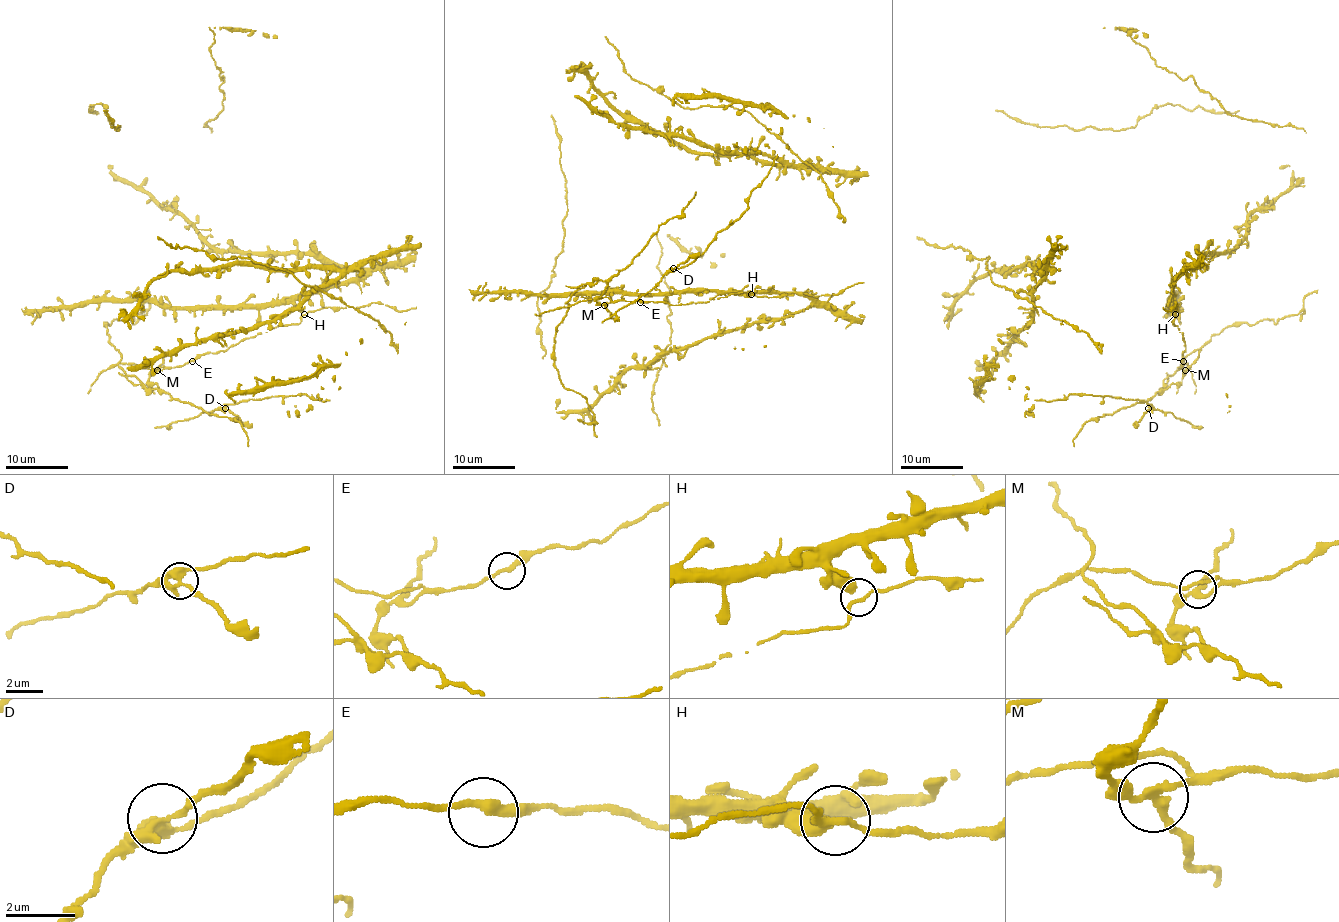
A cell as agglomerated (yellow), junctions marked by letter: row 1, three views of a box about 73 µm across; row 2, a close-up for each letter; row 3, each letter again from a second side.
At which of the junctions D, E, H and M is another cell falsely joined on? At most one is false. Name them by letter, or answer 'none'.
M

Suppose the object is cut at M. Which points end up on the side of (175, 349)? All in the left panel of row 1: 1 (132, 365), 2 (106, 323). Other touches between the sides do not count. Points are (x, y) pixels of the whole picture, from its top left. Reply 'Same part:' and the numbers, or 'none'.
Same part: 1

